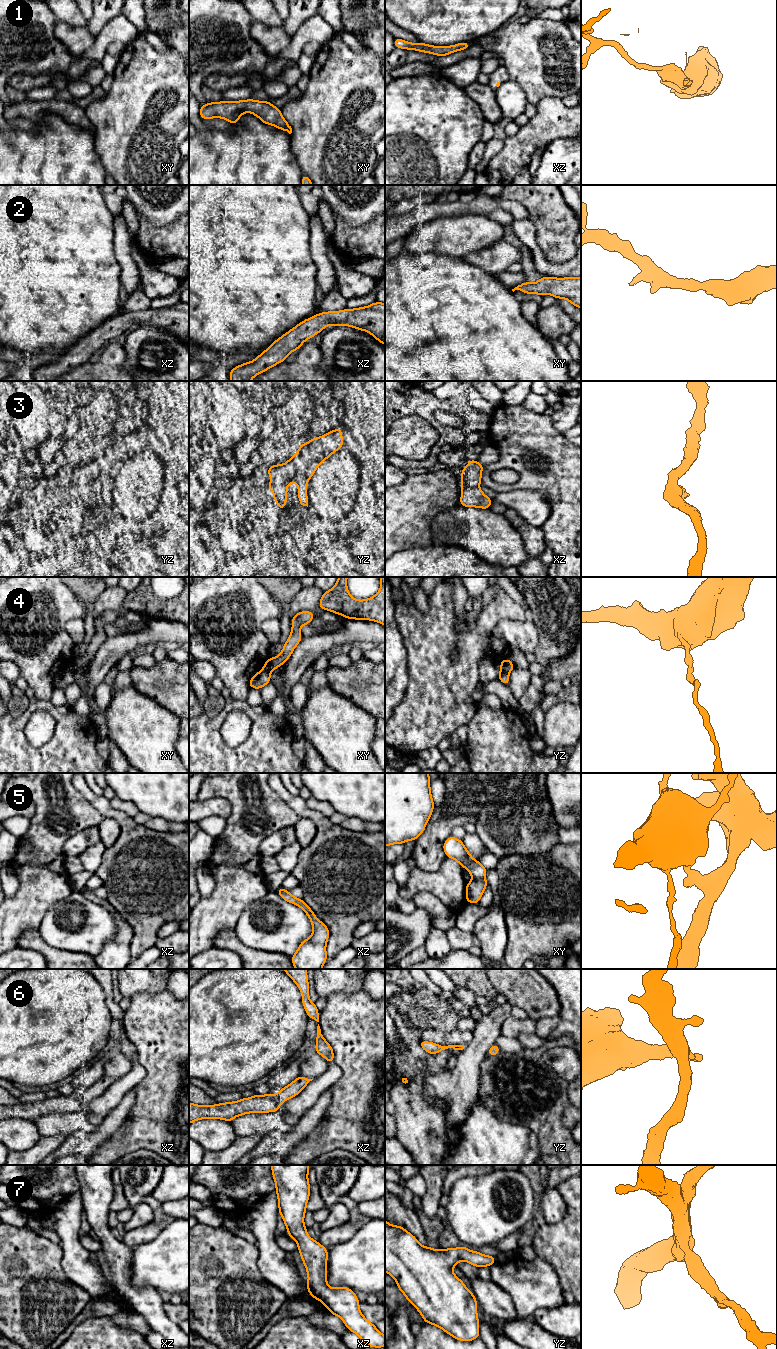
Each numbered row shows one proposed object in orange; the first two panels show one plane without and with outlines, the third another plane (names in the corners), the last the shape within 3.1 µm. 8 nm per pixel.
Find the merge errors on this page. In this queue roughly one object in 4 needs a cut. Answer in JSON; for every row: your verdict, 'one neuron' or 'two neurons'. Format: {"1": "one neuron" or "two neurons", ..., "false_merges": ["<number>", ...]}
{"1": "two neurons", "2": "one neuron", "3": "one neuron", "4": "two neurons", "5": "two neurons", "6": "one neuron", "7": "one neuron", "false_merges": ["1", "4", "5"]}

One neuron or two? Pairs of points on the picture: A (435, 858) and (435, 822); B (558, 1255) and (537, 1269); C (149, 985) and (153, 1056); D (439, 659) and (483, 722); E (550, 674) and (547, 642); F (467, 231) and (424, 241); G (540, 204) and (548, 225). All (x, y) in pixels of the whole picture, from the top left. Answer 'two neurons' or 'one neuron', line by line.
A: one neuron
B: two neurons
C: two neurons
D: two neurons
E: two neurons
F: one neuron
G: one neuron

